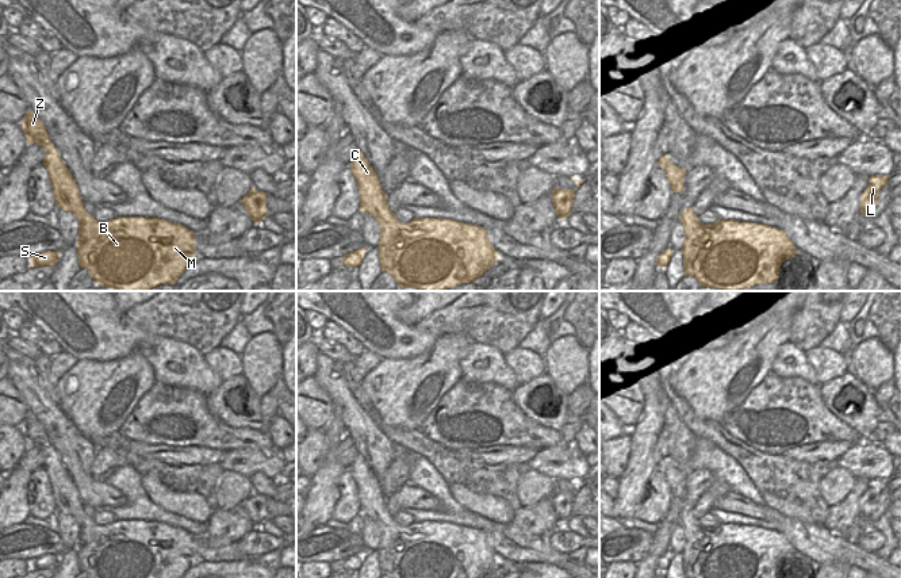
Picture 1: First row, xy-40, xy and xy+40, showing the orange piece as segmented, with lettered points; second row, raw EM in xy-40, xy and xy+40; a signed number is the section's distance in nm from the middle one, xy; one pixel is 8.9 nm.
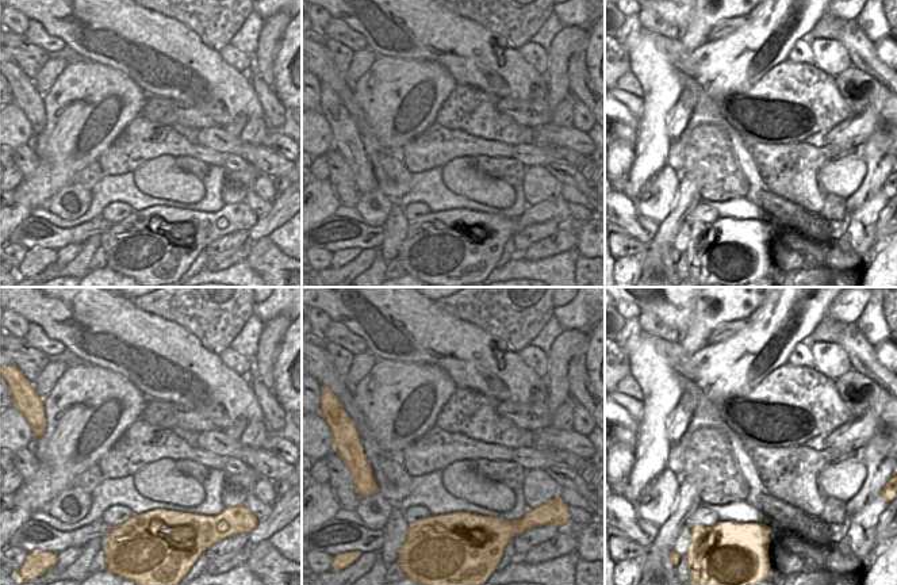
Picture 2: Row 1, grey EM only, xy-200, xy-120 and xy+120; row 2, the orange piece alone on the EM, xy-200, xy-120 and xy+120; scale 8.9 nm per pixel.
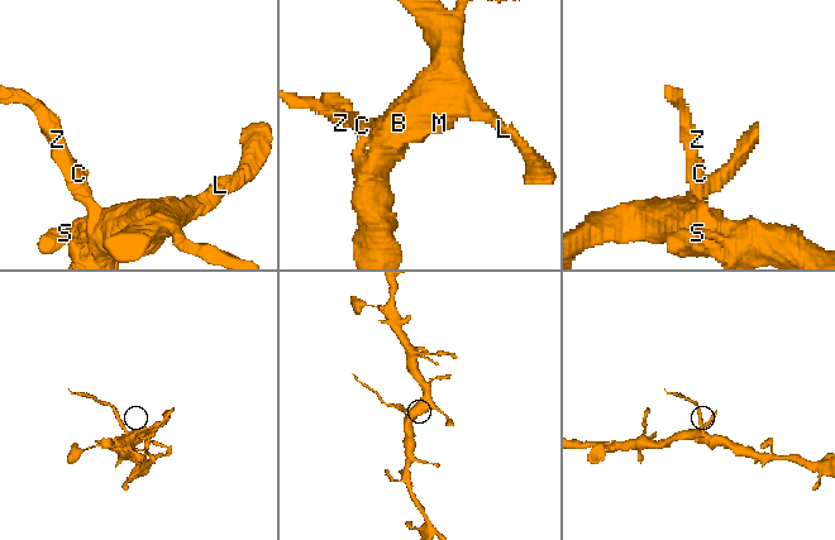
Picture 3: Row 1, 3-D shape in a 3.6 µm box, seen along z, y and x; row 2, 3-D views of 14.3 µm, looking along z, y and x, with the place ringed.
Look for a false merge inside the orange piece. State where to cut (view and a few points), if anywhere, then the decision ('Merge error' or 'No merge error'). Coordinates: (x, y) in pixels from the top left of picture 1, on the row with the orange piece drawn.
Split along xy (386, 202), (375, 218). Merge error

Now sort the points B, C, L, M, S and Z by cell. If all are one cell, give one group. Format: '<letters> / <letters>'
B L M S / C Z

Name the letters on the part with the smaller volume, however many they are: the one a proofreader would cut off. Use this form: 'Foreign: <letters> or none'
Foreign: C, Z

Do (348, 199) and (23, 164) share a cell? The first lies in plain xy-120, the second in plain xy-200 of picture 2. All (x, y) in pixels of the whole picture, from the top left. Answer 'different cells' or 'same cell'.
same cell

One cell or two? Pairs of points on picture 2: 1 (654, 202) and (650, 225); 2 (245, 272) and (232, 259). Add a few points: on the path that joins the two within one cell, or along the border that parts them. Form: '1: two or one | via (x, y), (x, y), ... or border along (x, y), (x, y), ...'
1: two | border along (639, 214), (654, 218), (659, 224)
2: two | border along (244, 260), (217, 271), (206, 271)

